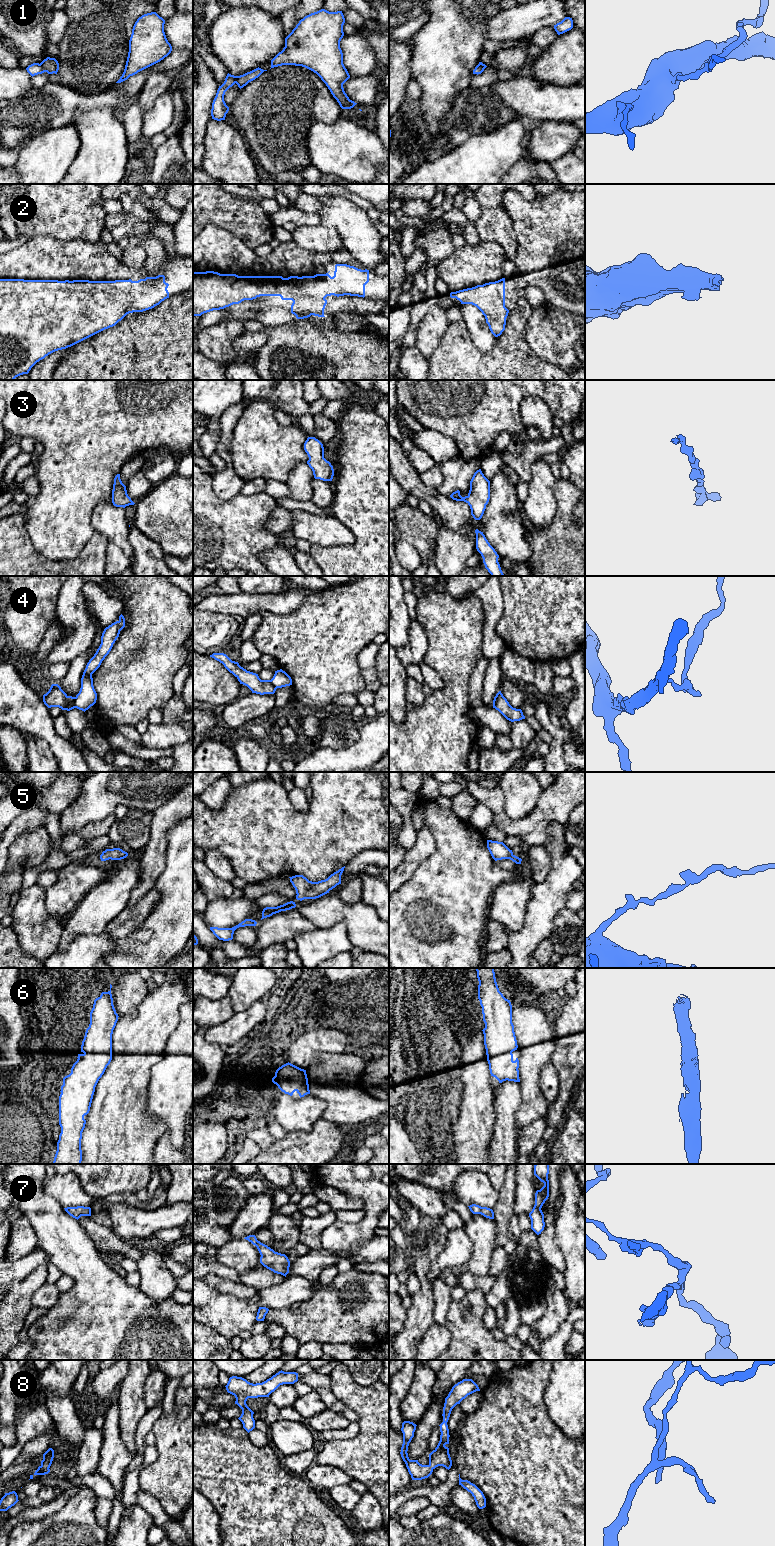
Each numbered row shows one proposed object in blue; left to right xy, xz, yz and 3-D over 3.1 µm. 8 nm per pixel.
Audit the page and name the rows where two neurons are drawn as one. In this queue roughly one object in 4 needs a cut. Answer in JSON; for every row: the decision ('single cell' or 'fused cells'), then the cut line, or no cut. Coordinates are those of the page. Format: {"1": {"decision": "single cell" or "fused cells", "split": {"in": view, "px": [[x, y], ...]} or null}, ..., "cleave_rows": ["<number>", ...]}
{"1": {"decision": "fused cells", "split": {"in": "xy", "px": [[40, 63], [45, 71]]}}, "2": {"decision": "fused cells", "split": {"in": "xz", "px": [[264, 295], [269, 292], [293, 292], [320, 295], [324, 298]]}}, "3": {"decision": "single cell", "split": null}, "4": {"decision": "fused cells", "split": {"in": "xy", "px": [[74, 697], [75, 707]]}}, "5": {"decision": "single cell", "split": null}, "6": {"decision": "single cell", "split": null}, "7": {"decision": "single cell", "split": null}, "8": {"decision": "single cell", "split": null}, "cleave_rows": ["1", "2", "4"]}

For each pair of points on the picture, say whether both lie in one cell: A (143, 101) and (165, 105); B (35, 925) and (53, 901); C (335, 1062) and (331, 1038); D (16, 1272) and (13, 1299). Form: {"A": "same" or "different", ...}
{"A": "different", "B": "different", "C": "different", "D": "different"}

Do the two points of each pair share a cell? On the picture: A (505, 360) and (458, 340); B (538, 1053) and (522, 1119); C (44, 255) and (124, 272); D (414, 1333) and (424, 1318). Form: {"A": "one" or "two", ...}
{"A": "one", "B": "one", "C": "one", "D": "one"}

